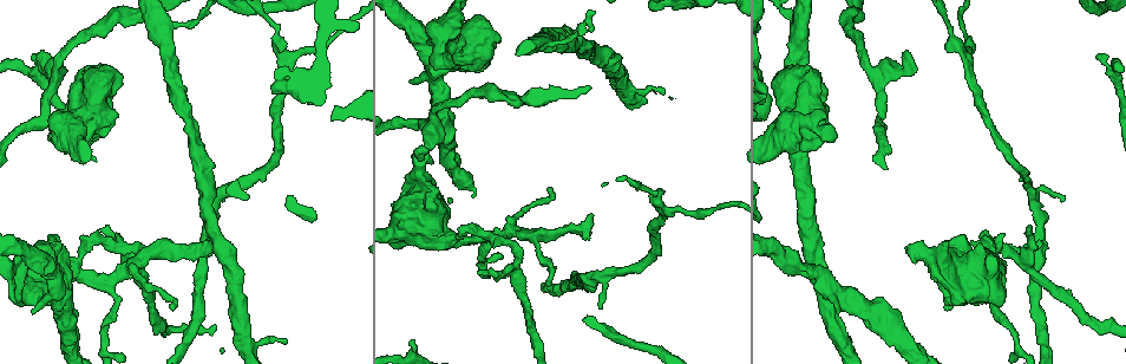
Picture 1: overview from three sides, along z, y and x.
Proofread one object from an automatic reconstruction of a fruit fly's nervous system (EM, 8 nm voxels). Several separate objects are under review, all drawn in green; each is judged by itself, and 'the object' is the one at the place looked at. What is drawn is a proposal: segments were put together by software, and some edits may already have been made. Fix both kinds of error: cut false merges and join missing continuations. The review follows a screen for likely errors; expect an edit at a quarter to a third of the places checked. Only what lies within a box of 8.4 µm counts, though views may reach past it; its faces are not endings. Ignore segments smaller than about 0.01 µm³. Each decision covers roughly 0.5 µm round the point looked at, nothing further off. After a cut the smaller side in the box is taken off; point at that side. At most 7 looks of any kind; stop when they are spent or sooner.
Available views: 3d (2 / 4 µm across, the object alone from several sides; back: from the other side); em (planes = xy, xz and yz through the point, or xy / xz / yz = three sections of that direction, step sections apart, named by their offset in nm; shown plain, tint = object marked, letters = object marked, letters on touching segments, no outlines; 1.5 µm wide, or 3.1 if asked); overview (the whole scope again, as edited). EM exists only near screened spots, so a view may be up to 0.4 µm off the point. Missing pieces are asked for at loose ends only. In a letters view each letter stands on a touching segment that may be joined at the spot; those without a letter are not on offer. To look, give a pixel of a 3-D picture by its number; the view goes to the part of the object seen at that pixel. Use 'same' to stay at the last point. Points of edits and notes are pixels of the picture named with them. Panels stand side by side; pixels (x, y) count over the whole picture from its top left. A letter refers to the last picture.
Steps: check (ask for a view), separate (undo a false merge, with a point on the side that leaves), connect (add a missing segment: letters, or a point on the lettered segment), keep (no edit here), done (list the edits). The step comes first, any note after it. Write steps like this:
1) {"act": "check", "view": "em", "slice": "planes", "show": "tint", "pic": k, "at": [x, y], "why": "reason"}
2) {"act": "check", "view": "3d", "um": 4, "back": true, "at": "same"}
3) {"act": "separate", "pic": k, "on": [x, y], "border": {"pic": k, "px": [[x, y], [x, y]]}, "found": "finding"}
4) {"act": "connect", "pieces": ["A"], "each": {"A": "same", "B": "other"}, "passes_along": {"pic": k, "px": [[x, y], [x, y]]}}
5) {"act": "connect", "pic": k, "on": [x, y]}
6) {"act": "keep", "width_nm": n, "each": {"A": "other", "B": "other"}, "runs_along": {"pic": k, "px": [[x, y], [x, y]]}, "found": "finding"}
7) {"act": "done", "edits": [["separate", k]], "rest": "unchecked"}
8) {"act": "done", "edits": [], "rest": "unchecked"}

{"act": "check", "view": "em", "slice": "planes", "show": "letters", "pic": 1, "at": [162, 33], "why": "three-way junction"}

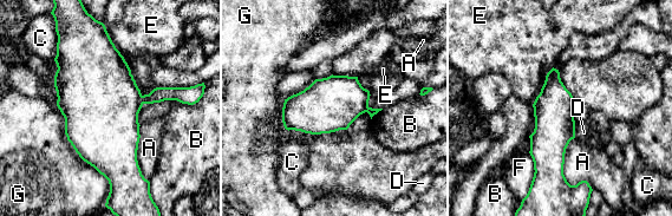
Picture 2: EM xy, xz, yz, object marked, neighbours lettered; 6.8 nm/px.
{"act": "separate", "pic": 2, "on": [157, 95], "each": {"A": "other", "B": "other", "C": "other", "D": "other", "E": "other", "F": "other", "G": "other"}, "border": {"pic": 2, "px": [[141, 96], [143, 103]]}, "found": "a second cell is stuck on"}

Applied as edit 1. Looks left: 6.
{"act": "check", "view": "em", "slice": "planes", "show": "tint", "pic": 1, "at": [417, 149], "why": "an open end"}

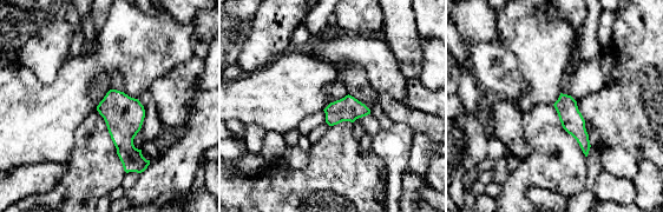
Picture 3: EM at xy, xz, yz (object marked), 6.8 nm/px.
{"act": "check", "view": "em", "slice": "planes", "show": "letters", "at": "same"}

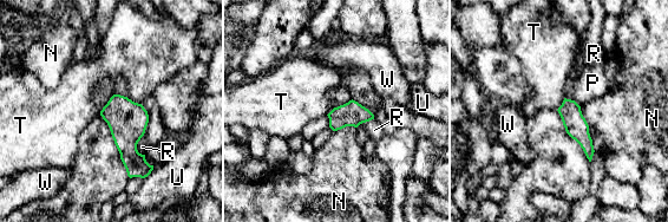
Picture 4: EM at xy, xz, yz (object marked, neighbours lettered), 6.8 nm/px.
{"act": "keep", "each": {"N": "other", "P": "other", "R": "other", "T": "other", "U": "other", "W": "other"}, "border": {"pic": 4, "px": [[126, 97], [141, 104]]}, "found": "no lettered segment goes on from it"}

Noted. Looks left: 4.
{"act": "check", "view": "em", "slice": "xy", "step": 4, "show": "tint", "pic": 1, "at": [467, 231], "why": "abrupt turn"}

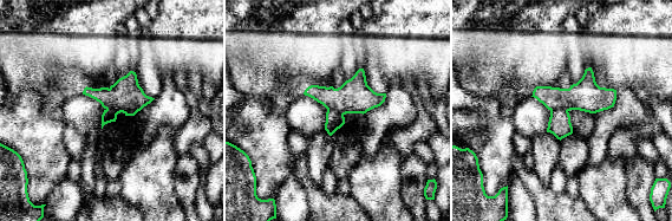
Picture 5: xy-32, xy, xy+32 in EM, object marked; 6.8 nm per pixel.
{"act": "check", "view": "em", "slice": "xz", "step": 4, "show": "tint", "at": "same", "why": "cut it another way"}

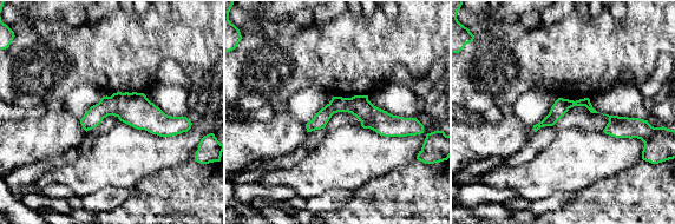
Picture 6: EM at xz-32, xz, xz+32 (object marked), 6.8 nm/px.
{"act": "check", "view": "em", "slice": "xz", "step": 4, "show": "letters", "at": "same", "why": "see the neighbours"}

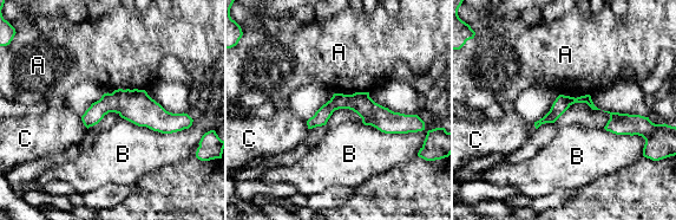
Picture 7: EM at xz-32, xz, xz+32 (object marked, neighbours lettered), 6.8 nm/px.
{"act": "separate", "pic": 7, "on": [546, 118], "each": {"A": "other", "B": "other", "C": "other"}, "part_leaving": {"pic": 7, "px": [[310, 122], [336, 102], [360, 102], [407, 128]]}, "found": "a second cell is stuck on"}

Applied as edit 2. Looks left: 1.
{"act": "done", "edits": [["separate", 2], ["separate", 7]], "rest": "unchecked"}

